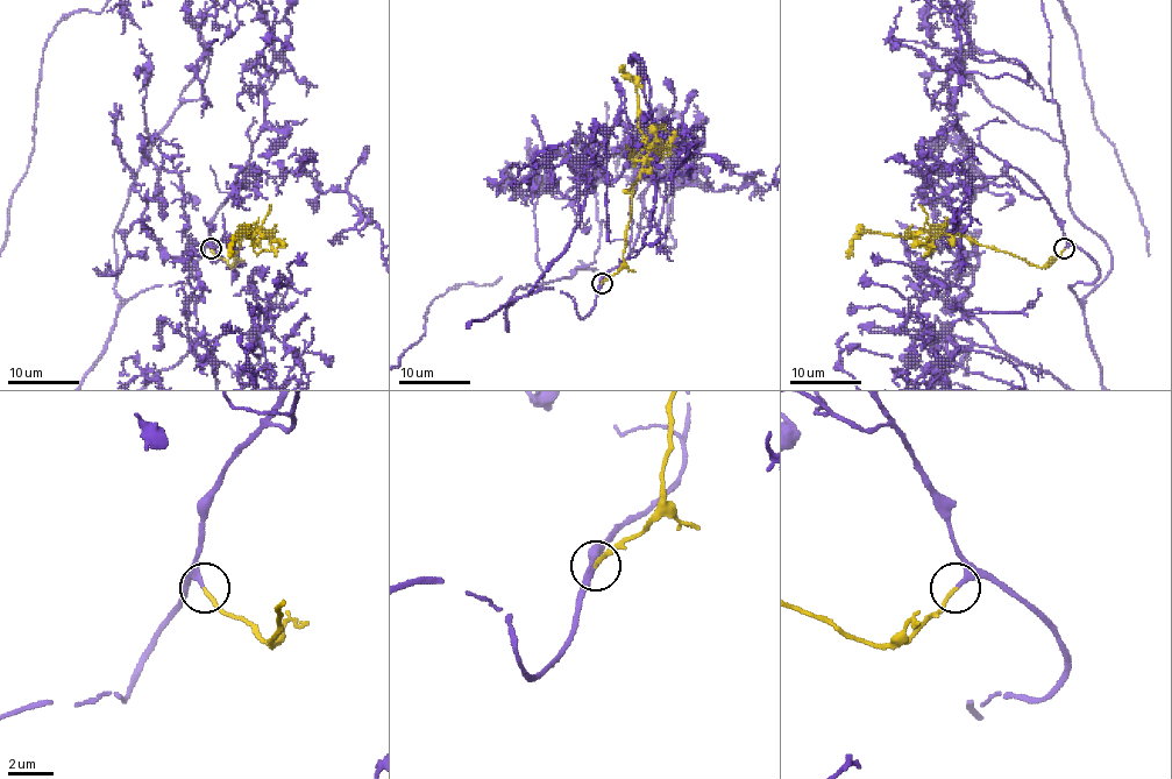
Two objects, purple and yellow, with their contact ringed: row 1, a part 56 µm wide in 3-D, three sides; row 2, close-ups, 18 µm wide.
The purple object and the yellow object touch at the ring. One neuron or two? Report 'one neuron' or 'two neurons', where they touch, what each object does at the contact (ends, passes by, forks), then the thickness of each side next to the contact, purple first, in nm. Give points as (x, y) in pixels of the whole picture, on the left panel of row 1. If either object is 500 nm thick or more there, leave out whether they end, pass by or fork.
one neuron; place (211, 248); purple passes by; yellow ends; calibres 160 and 180 nm

